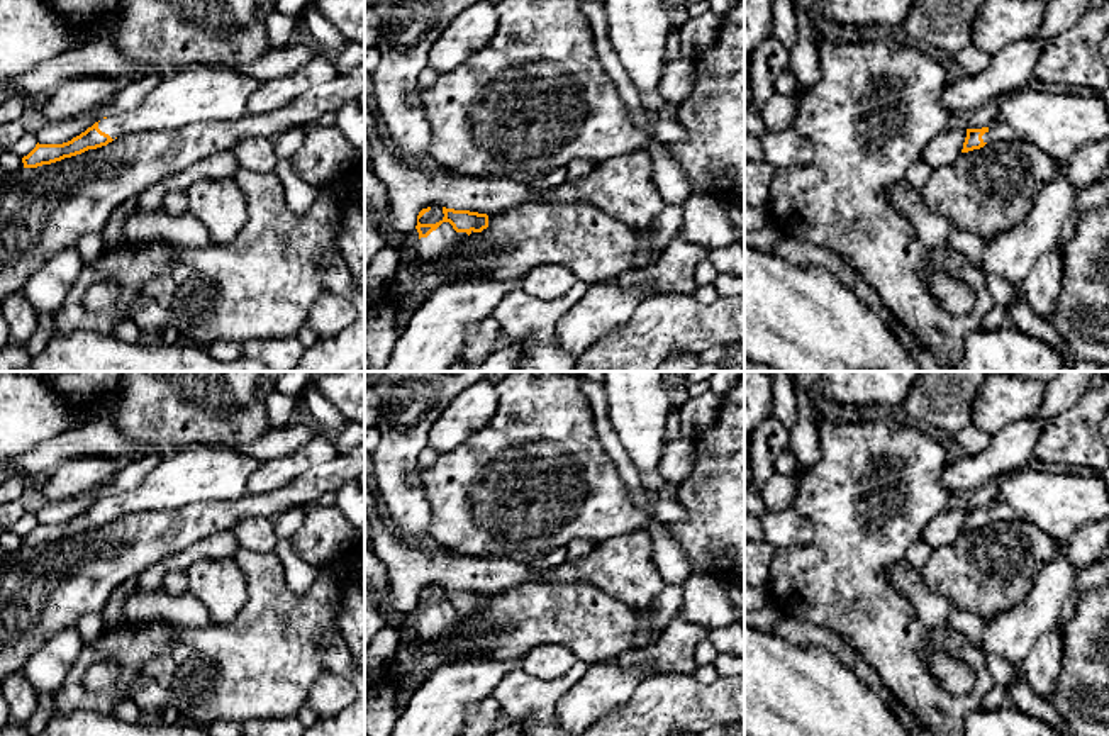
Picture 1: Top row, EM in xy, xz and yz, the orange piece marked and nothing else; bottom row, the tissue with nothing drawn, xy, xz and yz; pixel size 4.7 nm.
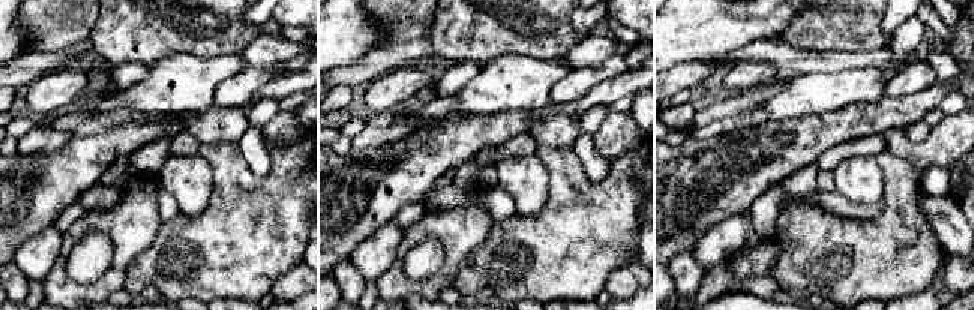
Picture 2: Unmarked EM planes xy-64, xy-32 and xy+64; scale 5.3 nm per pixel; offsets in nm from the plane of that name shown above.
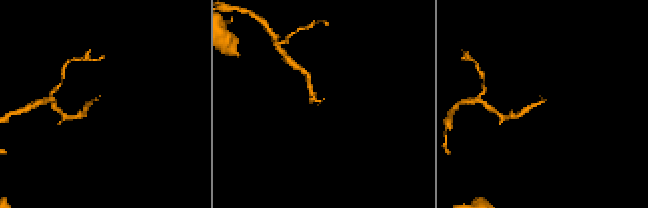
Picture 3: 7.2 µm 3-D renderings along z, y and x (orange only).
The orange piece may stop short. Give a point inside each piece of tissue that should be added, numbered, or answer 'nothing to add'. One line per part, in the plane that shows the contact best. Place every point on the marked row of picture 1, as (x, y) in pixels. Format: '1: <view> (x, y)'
1: xz (441, 241)

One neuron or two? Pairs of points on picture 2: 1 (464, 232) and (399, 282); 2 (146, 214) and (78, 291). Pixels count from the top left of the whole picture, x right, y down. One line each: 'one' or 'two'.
1: one
2: one

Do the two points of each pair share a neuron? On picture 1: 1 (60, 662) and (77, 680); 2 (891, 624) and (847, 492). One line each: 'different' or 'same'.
1: different
2: same

